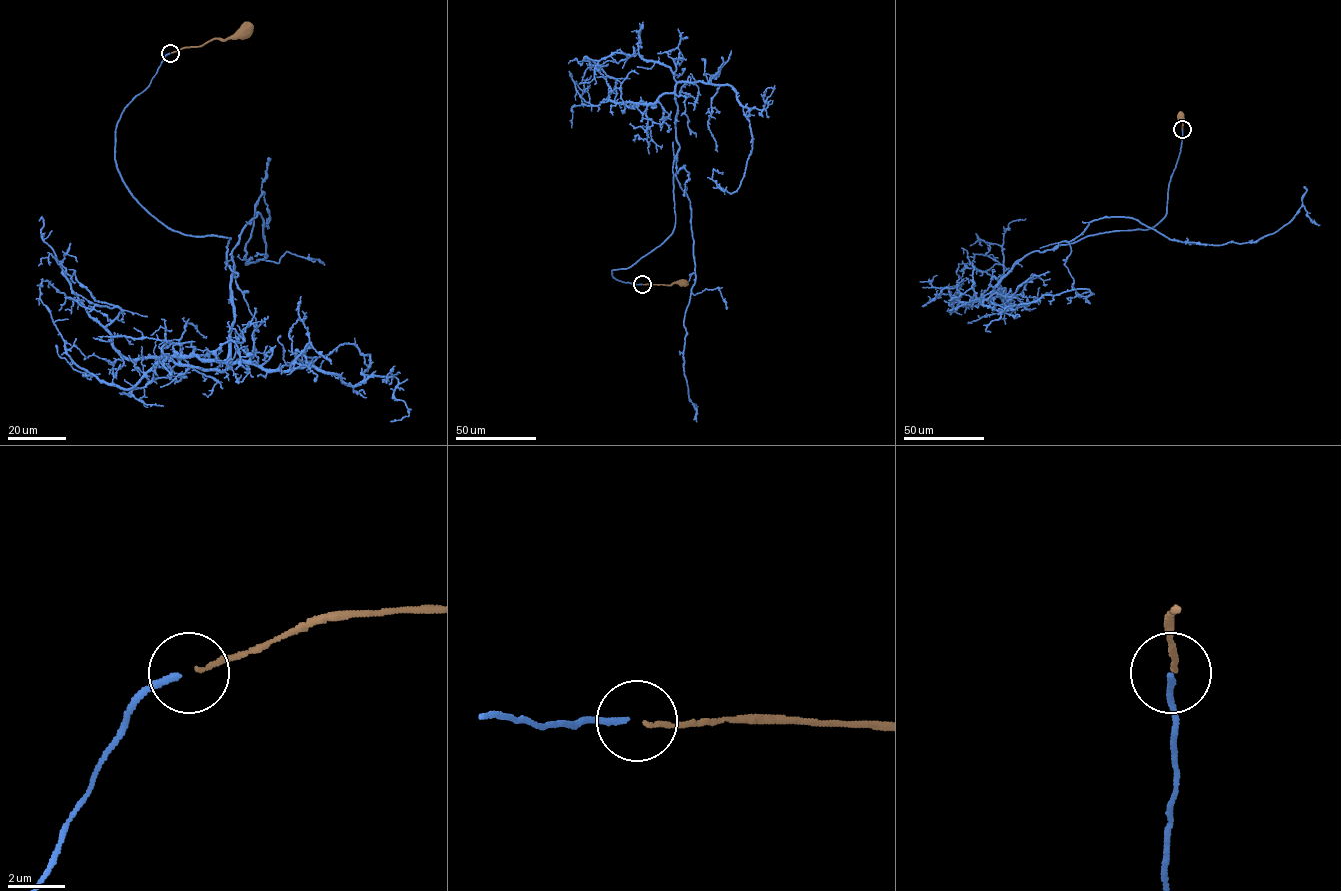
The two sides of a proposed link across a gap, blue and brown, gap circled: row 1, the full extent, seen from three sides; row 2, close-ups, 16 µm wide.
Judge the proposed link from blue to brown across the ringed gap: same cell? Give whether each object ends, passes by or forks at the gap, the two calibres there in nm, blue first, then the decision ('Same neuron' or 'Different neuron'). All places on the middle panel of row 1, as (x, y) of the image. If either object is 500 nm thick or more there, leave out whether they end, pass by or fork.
At the ring blue ends. At the ring brown ends. Thickness 220 nm (blue) against 160 nm. Same neuron

